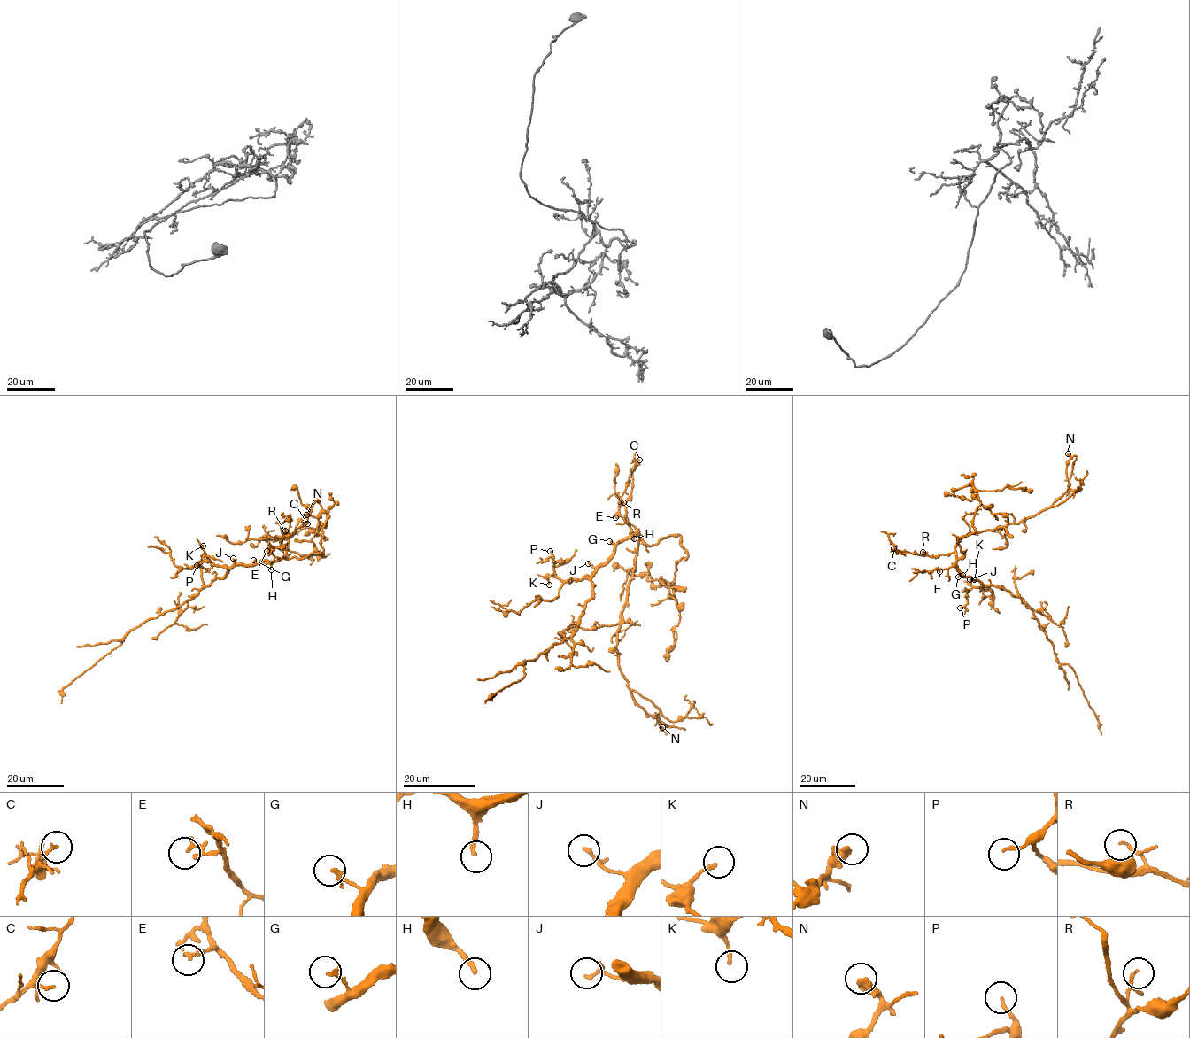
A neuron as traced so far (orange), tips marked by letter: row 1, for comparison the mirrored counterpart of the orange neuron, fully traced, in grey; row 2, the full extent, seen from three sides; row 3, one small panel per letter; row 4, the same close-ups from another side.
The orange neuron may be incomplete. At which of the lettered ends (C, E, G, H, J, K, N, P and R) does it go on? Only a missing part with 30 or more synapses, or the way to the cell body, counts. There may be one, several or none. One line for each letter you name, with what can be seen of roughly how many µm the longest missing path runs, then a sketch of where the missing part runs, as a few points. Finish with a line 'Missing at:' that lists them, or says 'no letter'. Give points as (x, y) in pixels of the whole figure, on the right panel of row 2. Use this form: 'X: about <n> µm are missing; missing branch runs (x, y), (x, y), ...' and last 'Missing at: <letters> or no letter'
H: about 170 µm are missing
Missing at: H

